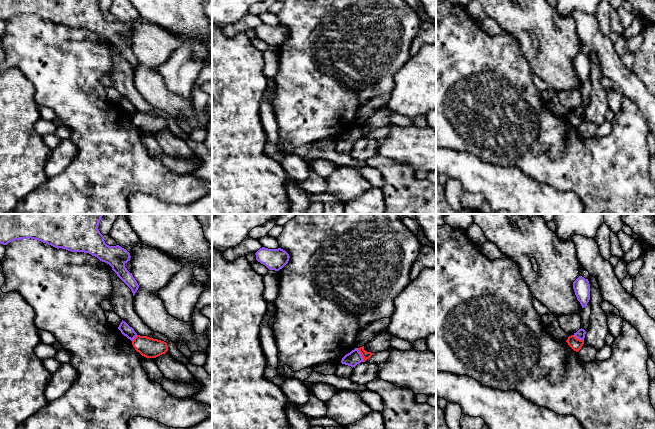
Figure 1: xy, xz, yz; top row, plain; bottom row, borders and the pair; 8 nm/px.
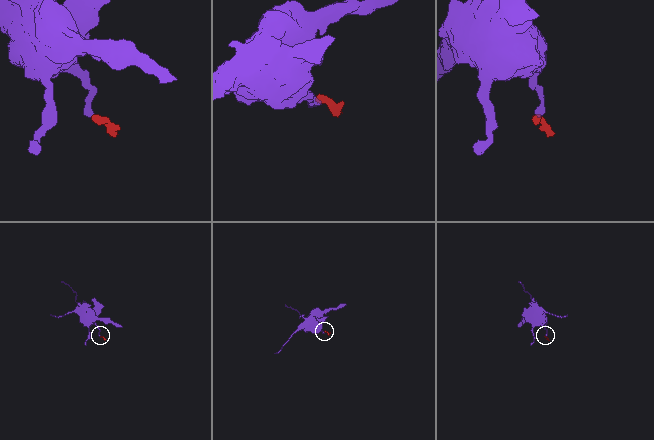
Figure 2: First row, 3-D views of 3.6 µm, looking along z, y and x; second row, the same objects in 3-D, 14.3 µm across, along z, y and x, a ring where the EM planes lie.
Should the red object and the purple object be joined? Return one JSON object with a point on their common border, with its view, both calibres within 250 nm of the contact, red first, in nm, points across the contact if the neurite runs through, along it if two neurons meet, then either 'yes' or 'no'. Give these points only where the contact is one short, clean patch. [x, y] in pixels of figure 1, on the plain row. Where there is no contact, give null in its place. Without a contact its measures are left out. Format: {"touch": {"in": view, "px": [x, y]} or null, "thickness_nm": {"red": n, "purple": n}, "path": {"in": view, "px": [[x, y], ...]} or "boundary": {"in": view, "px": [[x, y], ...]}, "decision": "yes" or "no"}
{"touch": {"in": "xz", "px": [361, 130]}, "thickness_nm": {"red": 70, "purple": 120}, "boundary": {"in": "xz", "px": [[357, 124], [364, 137]]}, "decision": "no"}

